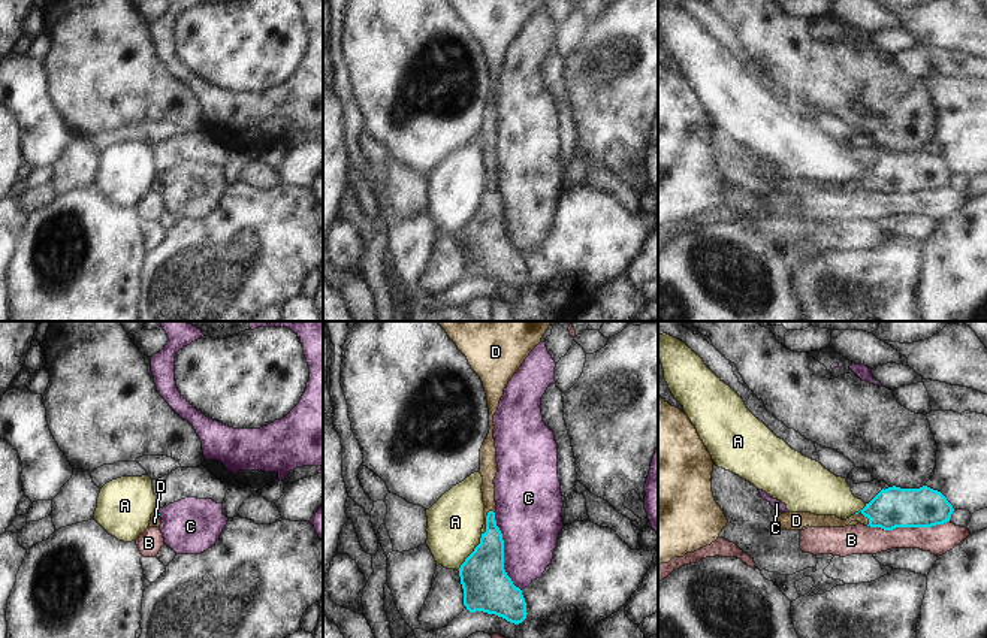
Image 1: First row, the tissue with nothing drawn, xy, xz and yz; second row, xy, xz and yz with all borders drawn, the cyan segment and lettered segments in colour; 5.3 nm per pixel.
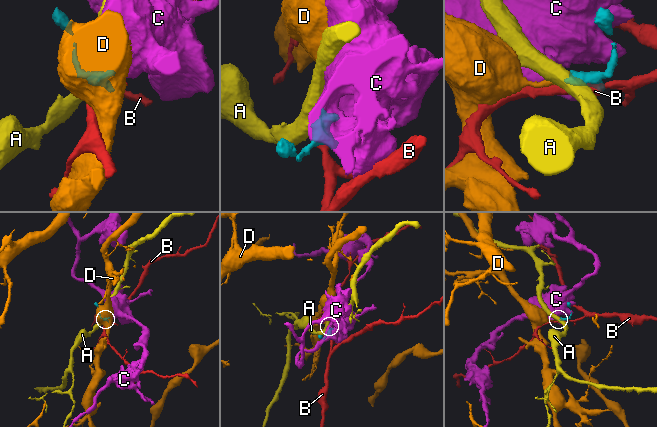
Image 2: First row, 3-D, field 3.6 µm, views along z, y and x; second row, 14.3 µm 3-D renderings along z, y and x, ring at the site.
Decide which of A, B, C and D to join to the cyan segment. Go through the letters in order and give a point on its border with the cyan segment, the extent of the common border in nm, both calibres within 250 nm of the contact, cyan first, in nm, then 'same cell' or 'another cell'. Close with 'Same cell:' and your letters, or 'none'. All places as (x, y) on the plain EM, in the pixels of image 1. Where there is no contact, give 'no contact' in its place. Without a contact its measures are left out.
A: meets cyan in xz at (473, 217); contact 240 nm long; 260 nm thick on the cyan side, 300 nm on the other; another cell
B: meets cyan in yz at (908, 191); contact 440 nm long; 220 nm thick on the cyan side, 160 nm on the other; another cell
C: meets cyan in xz at (503, 221); contact 400 nm long; 260 nm thick on the cyan side, 340 nm on the other; another cell
D: meets cyan in xz at (486, 187); contact 150 nm long; 220 nm thick on the cyan side, 80 nm on the other; same cell
Same cell: D

